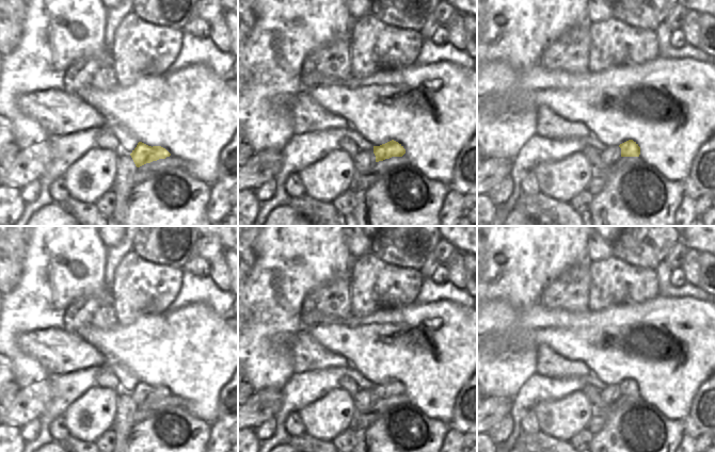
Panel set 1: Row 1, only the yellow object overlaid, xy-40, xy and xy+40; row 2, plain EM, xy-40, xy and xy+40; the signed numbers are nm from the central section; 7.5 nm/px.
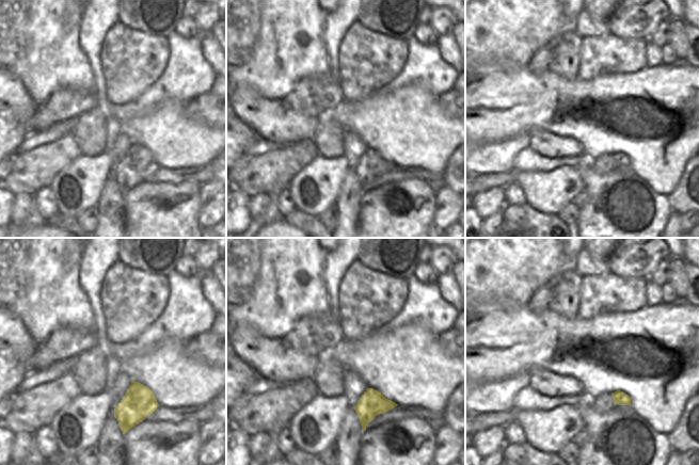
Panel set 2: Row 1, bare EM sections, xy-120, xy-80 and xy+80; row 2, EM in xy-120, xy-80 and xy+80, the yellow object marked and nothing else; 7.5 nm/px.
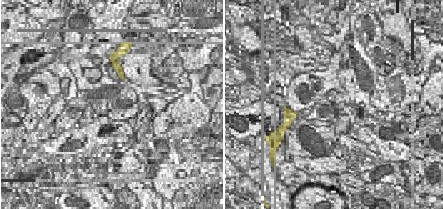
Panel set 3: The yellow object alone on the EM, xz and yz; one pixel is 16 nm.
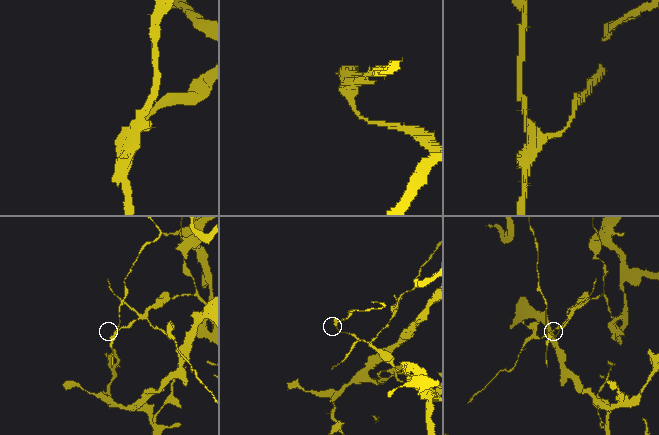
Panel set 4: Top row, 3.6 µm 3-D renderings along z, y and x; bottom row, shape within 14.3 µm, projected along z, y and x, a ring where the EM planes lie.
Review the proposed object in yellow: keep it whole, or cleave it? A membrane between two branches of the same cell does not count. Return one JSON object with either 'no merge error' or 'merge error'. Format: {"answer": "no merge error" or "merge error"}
{"answer": "merge error"}

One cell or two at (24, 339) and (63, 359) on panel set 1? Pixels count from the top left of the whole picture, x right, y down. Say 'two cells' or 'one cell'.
one cell

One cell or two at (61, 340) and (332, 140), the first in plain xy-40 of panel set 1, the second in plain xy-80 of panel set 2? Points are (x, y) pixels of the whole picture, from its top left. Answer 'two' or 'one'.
two

